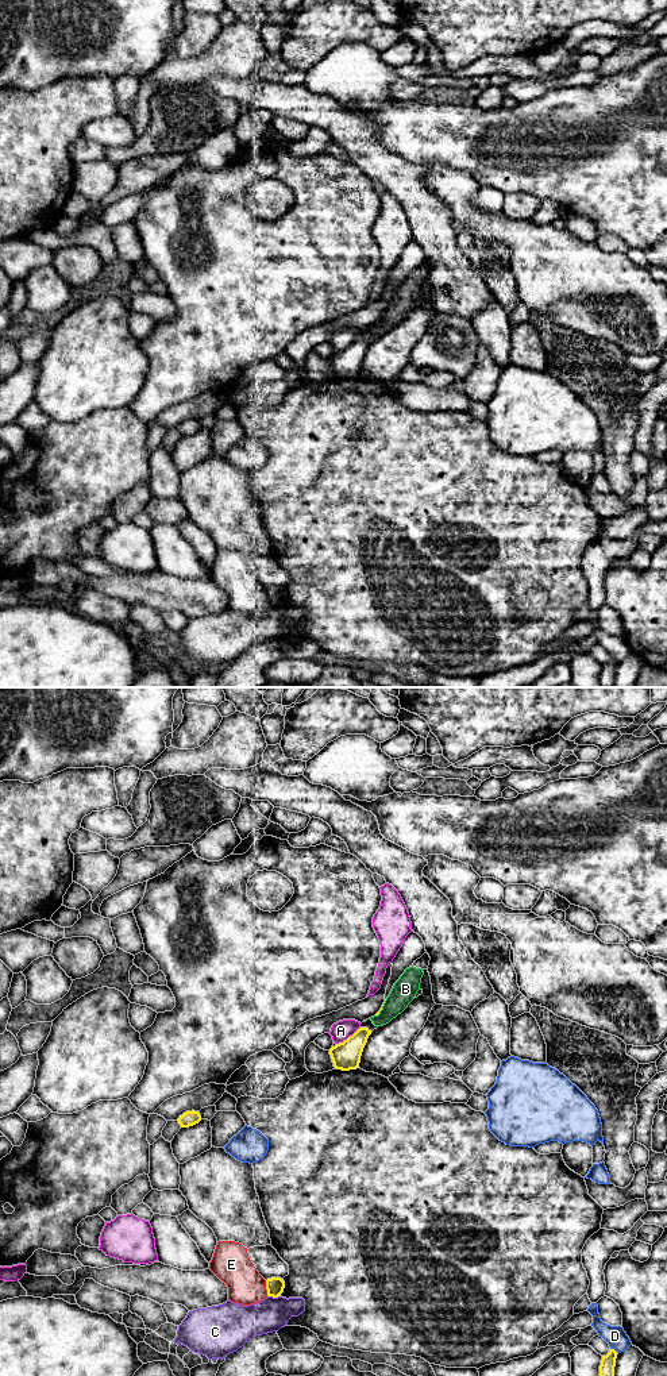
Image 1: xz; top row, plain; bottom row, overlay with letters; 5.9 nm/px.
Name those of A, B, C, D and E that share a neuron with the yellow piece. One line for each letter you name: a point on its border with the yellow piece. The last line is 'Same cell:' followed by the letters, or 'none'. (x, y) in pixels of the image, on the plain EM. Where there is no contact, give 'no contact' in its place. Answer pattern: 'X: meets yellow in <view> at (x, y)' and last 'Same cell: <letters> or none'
Same cell: none

